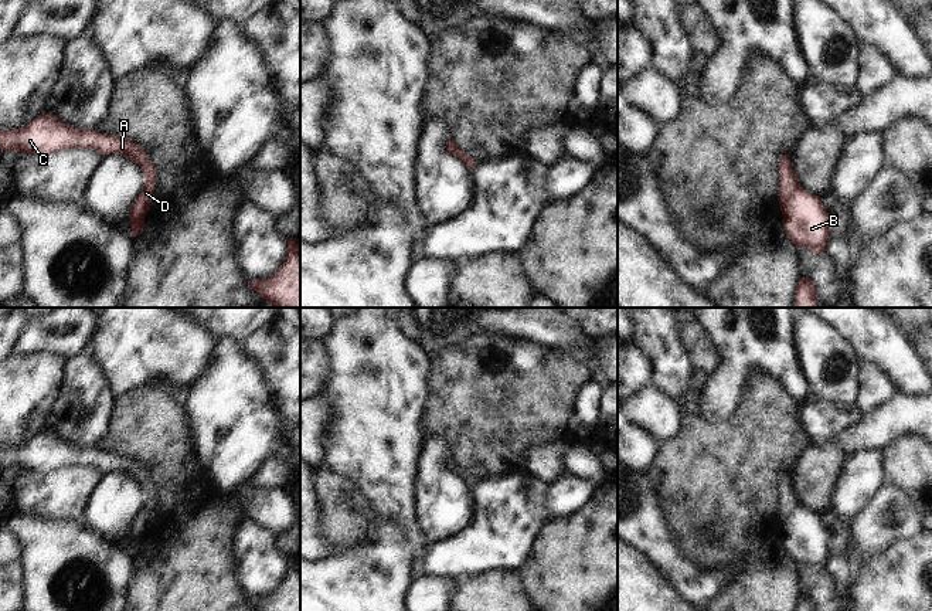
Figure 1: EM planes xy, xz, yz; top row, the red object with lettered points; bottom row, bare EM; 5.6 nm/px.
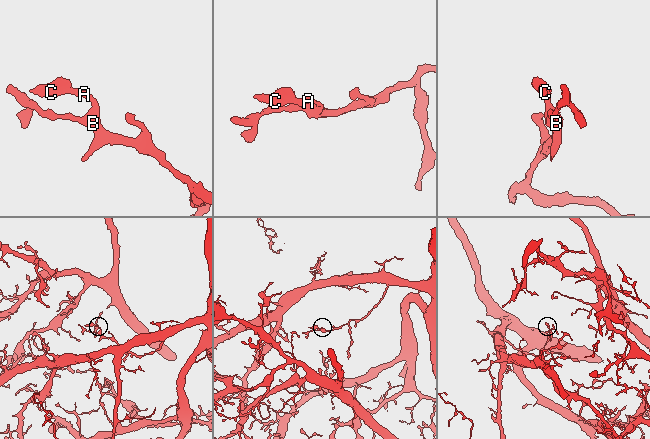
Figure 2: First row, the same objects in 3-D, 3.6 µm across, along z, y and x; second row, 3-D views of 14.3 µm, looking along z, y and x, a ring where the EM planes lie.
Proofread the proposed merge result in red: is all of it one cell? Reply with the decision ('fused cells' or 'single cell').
single cell

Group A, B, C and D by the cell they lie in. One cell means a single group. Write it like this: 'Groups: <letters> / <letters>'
Groups: A B C D

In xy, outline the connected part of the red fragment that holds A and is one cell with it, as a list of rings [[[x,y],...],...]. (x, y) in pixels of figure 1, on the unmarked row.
[[[45,430],[17,448],[0,447],[0,466],[3,471],[18,468],[21,471],[48,473],[68,465],[93,466],[103,473],[119,471],[142,485],[146,503],[140,508],[130,526],[130,554],[142,551],[144,534],[153,516],[157,488],[149,479],[144,466],[133,461],[130,455],[78,447]]]

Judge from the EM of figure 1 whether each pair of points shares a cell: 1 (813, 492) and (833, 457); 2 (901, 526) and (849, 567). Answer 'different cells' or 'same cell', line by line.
1: same cell
2: same cell

